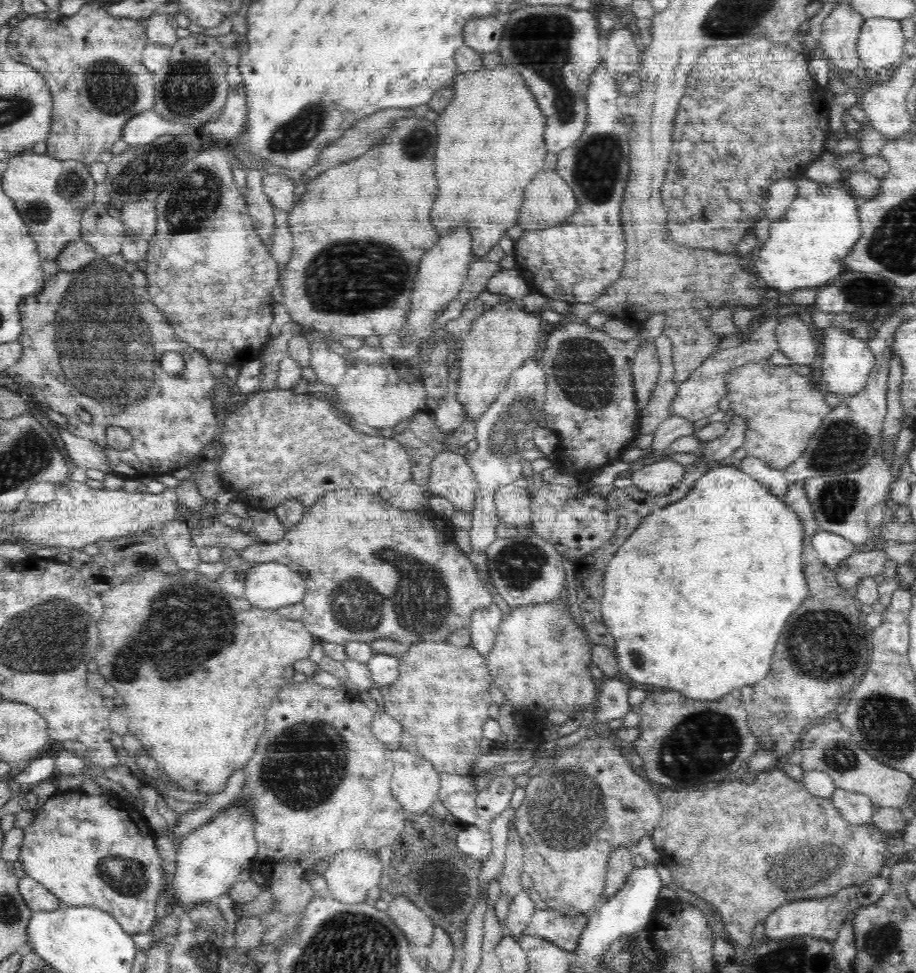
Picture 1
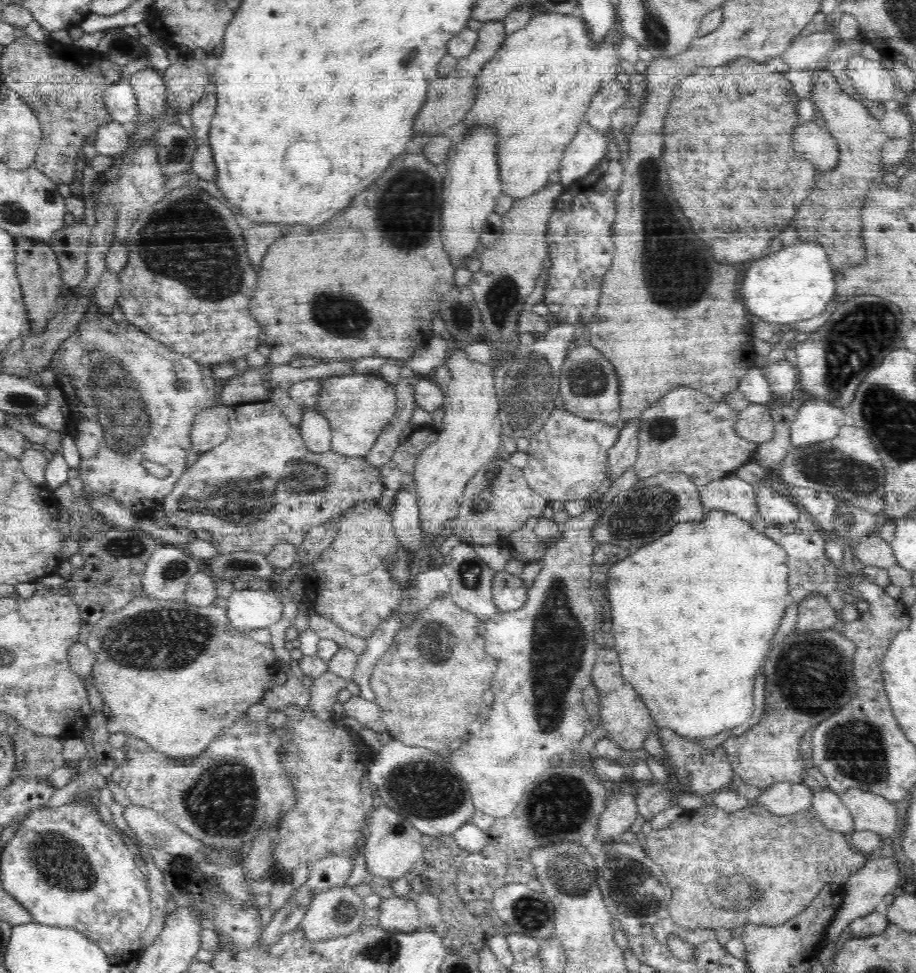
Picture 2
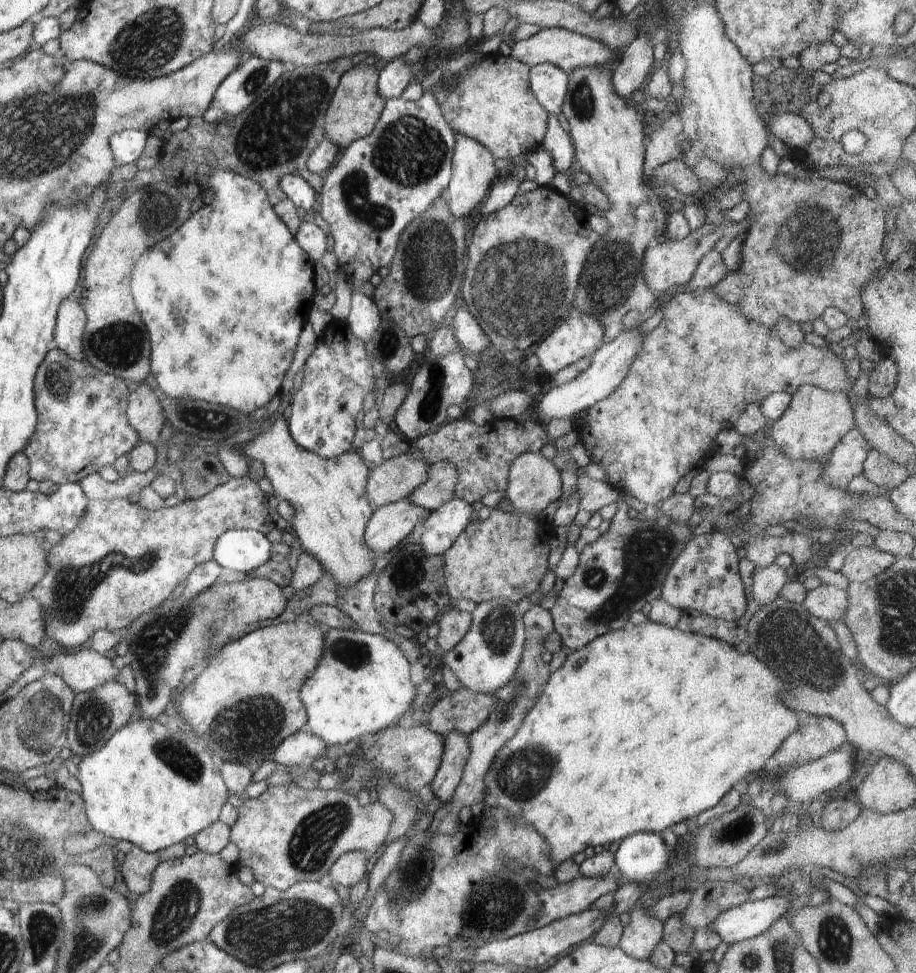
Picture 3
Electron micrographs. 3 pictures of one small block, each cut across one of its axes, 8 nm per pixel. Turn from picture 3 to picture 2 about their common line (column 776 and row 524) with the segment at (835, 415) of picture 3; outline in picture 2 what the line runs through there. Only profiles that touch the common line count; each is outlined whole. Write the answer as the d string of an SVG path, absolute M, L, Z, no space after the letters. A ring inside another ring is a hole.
M464 350L452 352L444 364L449 368L451 381L445 387L442 429L434 444L418 456L414 470L420 529L424 537L430 538L429 543L434 544L445 537L446 524L458 517L465 487L493 460L501 446L502 434L495 390L496 364L474 362Z

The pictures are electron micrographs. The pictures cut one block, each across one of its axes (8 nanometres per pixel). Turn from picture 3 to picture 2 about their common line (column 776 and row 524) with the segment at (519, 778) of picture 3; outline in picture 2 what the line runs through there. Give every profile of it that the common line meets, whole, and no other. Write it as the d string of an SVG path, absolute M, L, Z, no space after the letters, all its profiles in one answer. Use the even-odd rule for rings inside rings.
M718 509L710 511L706 510L705 513L706 514L700 523L694 524L694 522L687 521L682 522L682 524L676 524L676 526L674 526L674 528L666 534L666 536L662 536L662 538L660 538L660 540L656 540L654 544L650 542L650 544L646 544L646 546L638 548L638 552L636 552L636 554L629 554L626 558L624 558L624 560L620 560L620 562L613 564L608 572L607 582L609 590L609 604L611 605L612 626L614 626L614 630L612 630L612 632L614 632L615 645L613 648L616 649L616 652L618 653L623 677L633 686L634 690L643 700L643 703L648 707L656 728L669 728L670 730L674 730L676 735L684 737L684 739L690 739L690 741L712 738L725 730L736 728L736 726L740 726L740 724L744 724L752 718L752 714L754 714L754 682L756 682L756 674L758 674L758 671L763 668L763 664L766 664L766 656L771 650L770 642L773 642L774 634L776 634L776 630L780 625L780 620L784 616L784 610L786 610L786 607L788 607L793 601L789 594L789 568L787 565L786 551L779 544L772 541L770 537L764 535L762 529L759 531L752 529L752 525L750 525L750 523L746 522L746 520L742 520L740 517L736 517L734 514L722 512Z

